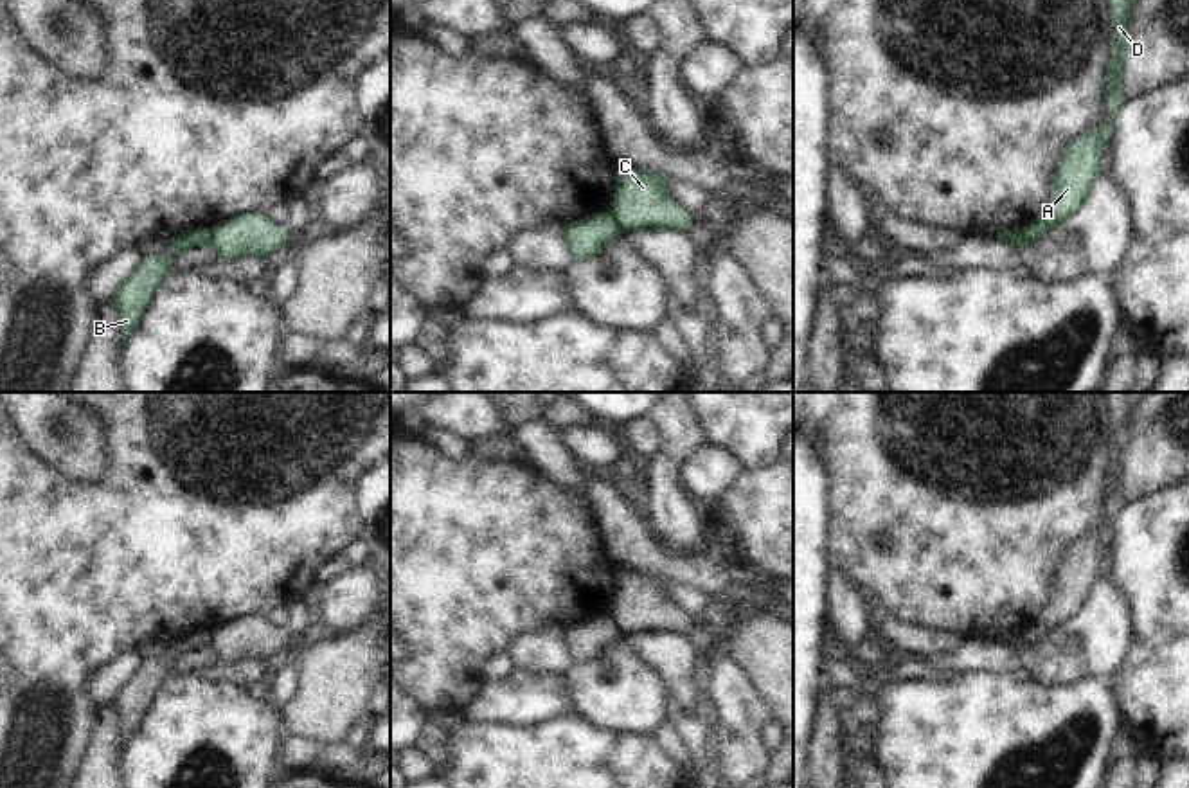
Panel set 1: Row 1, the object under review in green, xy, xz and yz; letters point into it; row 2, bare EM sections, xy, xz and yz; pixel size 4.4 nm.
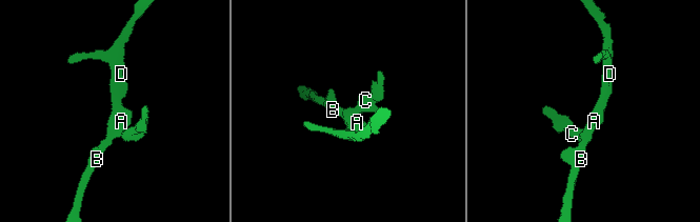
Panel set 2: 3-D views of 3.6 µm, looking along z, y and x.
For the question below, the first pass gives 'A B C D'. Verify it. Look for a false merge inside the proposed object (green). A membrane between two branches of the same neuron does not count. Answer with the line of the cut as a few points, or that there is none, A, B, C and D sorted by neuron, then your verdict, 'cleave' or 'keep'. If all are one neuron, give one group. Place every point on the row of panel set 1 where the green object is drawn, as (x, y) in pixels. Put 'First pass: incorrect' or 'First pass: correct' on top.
First pass: incorrect
cut xz (608, 213), (623, 231); groups A B D / C; cleave

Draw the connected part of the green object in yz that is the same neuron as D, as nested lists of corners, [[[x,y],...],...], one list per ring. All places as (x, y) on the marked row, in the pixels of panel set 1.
[[[1130,0],[1108,2],[1115,29],[1104,81],[1108,119],[1103,126],[1092,128],[1081,137],[1074,139],[1063,151],[1052,176],[1047,203],[1040,209],[1036,218],[1024,227],[1024,239],[1027,243],[1033,243],[1041,234],[1072,216],[1090,193],[1092,184],[1103,175],[1101,158],[1113,133],[1113,115],[1126,101],[1122,70],[1124,43],[1128,40],[1126,25],[1131,14]]]

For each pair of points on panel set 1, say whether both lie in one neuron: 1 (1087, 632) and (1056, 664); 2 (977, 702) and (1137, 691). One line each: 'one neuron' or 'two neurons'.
1: one neuron
2: two neurons

